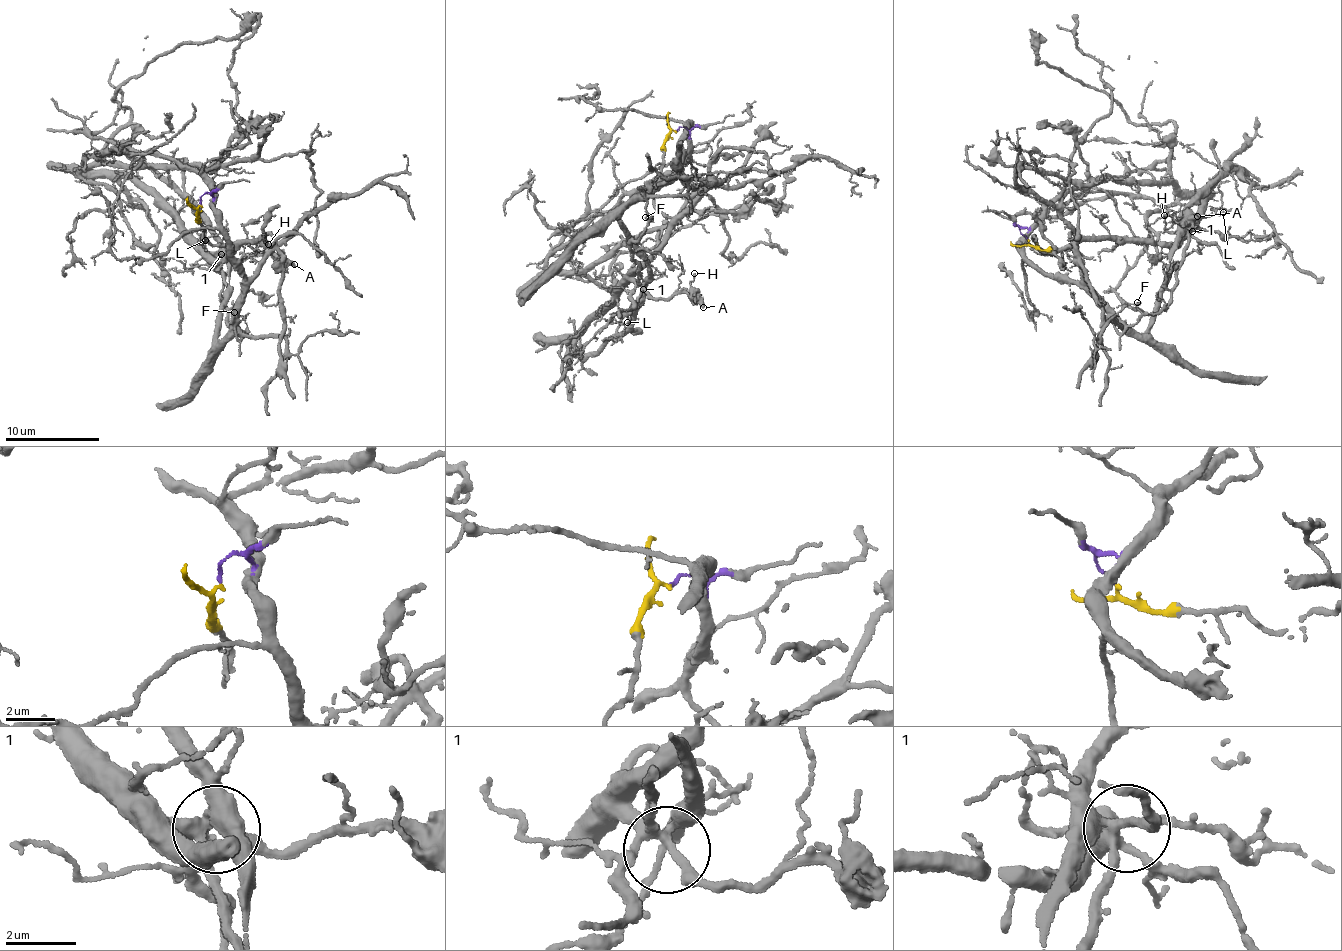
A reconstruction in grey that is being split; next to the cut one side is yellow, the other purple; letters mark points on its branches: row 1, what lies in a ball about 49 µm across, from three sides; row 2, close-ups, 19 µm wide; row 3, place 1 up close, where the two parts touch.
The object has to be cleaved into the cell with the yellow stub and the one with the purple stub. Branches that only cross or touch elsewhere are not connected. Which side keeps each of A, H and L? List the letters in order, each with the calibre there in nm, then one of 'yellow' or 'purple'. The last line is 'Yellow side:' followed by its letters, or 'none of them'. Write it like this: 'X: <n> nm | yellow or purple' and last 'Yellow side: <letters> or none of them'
A: 280 nm | yellow
H: 110 nm | yellow
L: 140 nm | yellow
Yellow side: A, H, L

